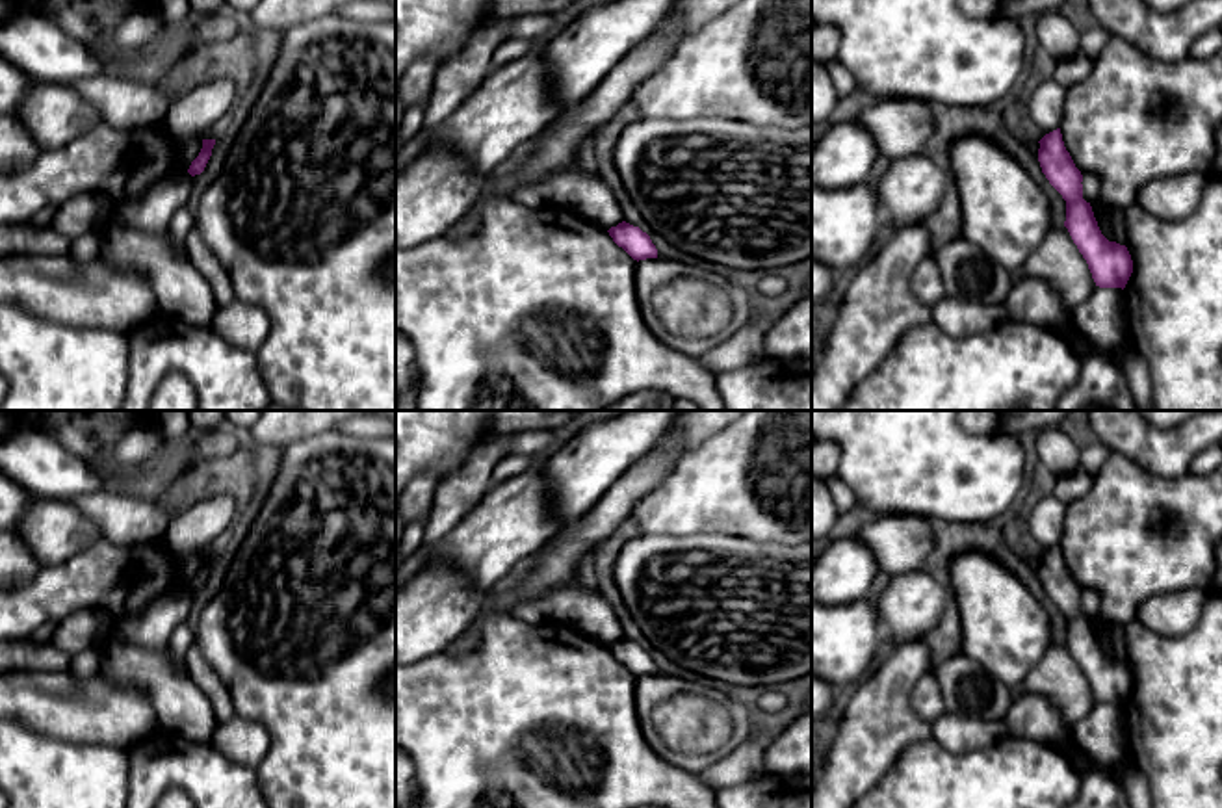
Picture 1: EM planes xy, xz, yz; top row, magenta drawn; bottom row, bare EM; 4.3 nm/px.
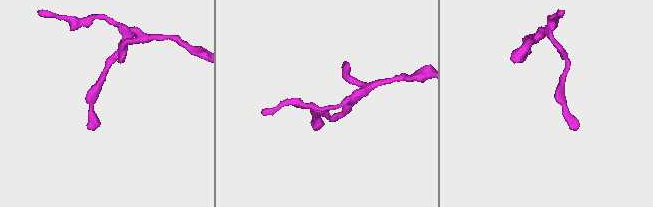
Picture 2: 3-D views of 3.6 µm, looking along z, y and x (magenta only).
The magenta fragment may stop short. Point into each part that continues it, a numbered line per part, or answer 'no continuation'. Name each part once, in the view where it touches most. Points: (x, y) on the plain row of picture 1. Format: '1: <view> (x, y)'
no continuation

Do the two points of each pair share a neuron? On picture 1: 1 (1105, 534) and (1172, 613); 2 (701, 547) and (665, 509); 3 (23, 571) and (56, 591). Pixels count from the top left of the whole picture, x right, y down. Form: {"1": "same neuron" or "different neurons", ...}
{"1": "different neurons", "2": "different neurons", "3": "different neurons"}

